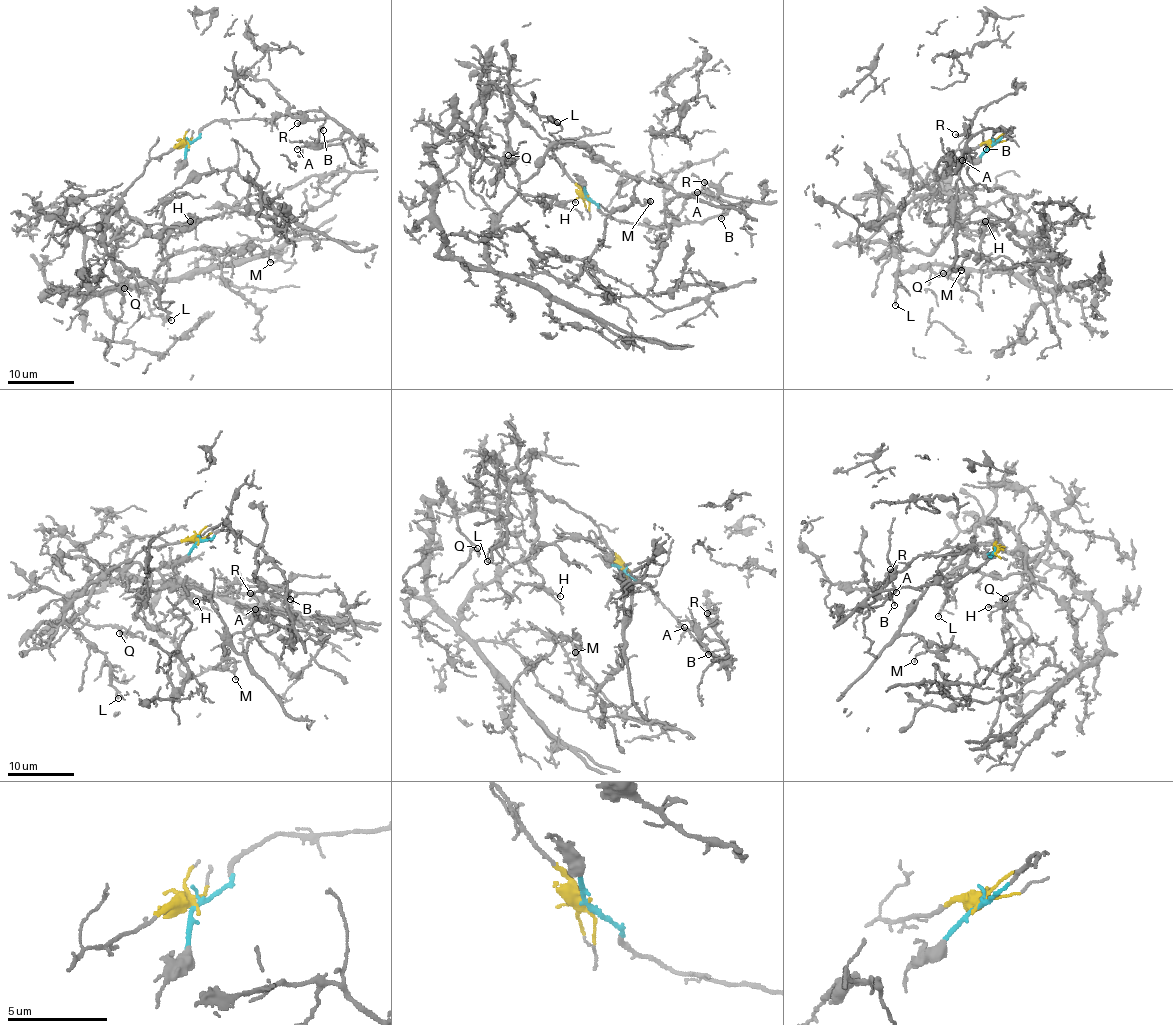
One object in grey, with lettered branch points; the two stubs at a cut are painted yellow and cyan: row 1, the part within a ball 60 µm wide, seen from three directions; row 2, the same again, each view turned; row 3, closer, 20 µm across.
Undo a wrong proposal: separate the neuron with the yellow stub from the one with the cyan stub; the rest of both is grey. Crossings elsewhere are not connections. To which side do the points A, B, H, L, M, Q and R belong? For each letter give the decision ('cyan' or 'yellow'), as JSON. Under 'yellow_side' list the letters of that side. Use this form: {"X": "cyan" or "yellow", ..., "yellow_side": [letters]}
{"A": "cyan", "B": "cyan", "H": "yellow", "L": "yellow", "M": "yellow", "Q": "yellow", "R": "cyan", "yellow_side": ["H", "L", "M", "Q"]}

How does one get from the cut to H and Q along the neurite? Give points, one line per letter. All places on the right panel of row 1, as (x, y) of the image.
H: (991, 144), (981, 142), (947, 153), (915, 194), (969, 195), (977, 207), (987, 210), (986, 222)
Q: (991, 144), (947, 153), (915, 194), (970, 196), (1059, 285), (921, 268), (942, 272)

